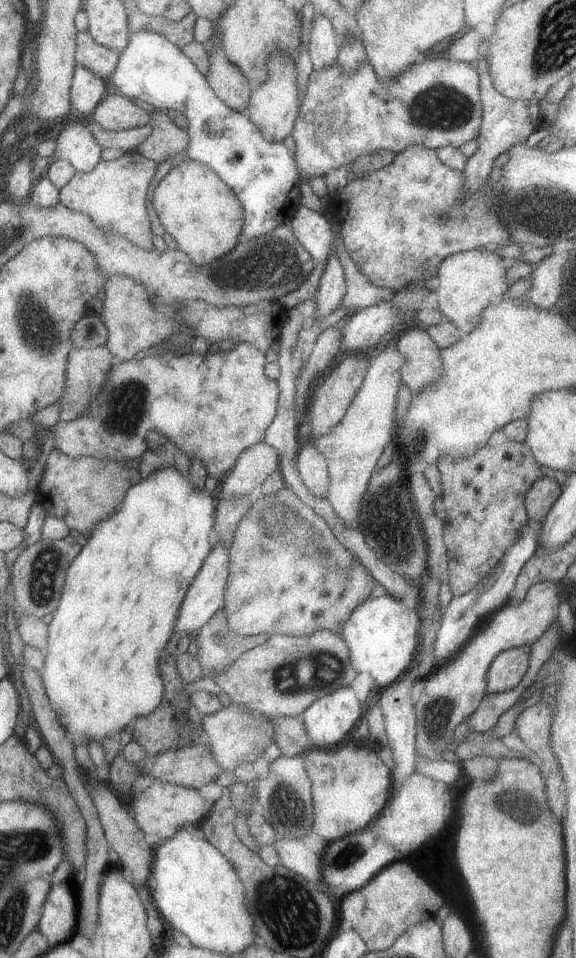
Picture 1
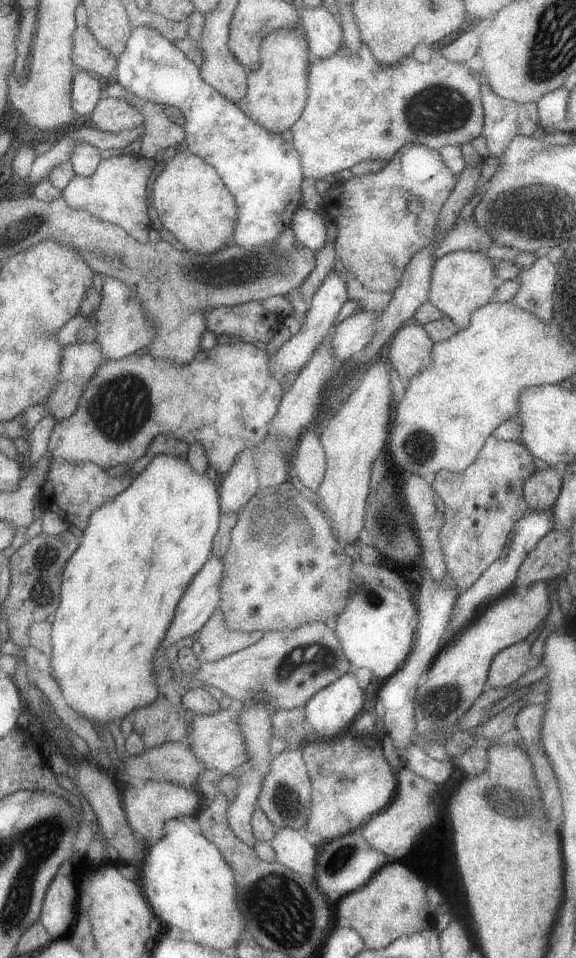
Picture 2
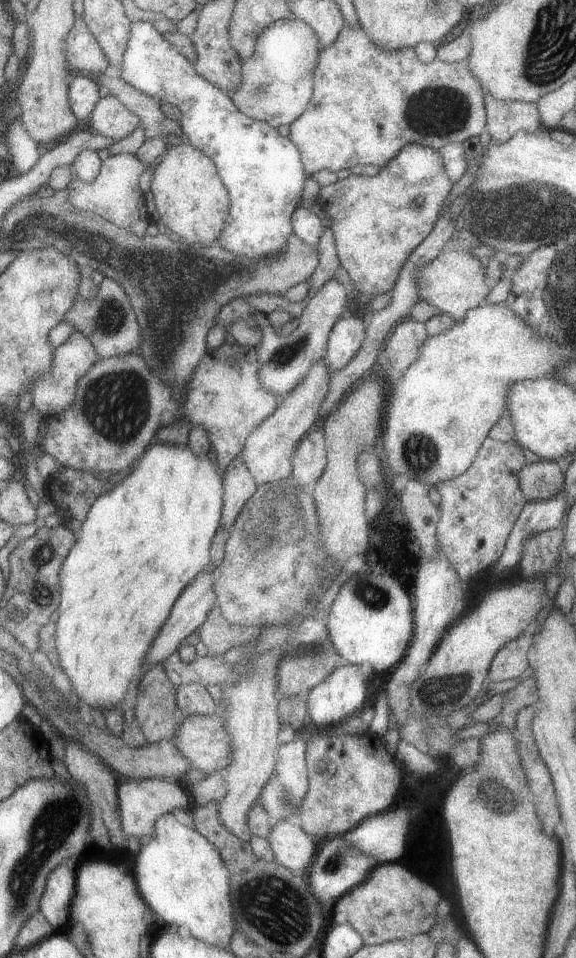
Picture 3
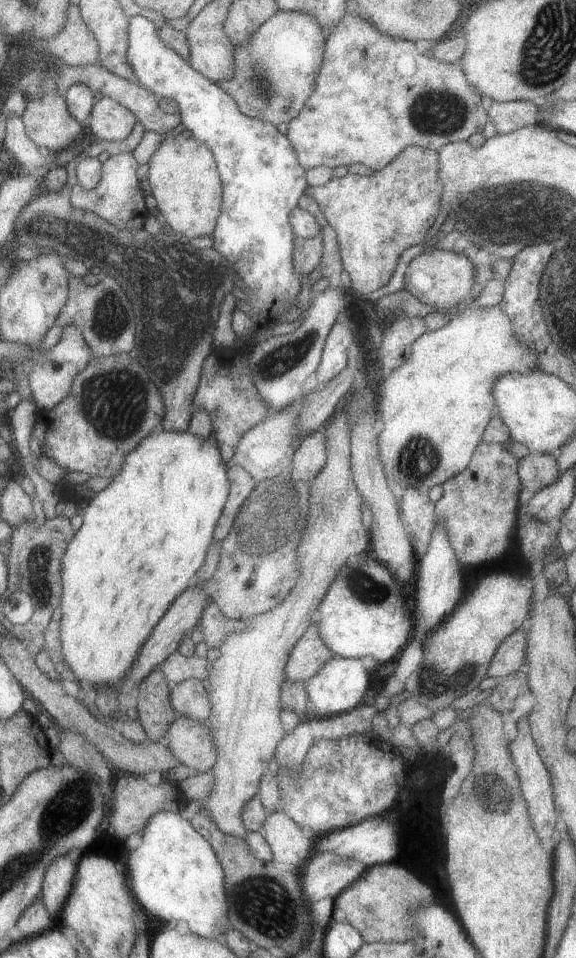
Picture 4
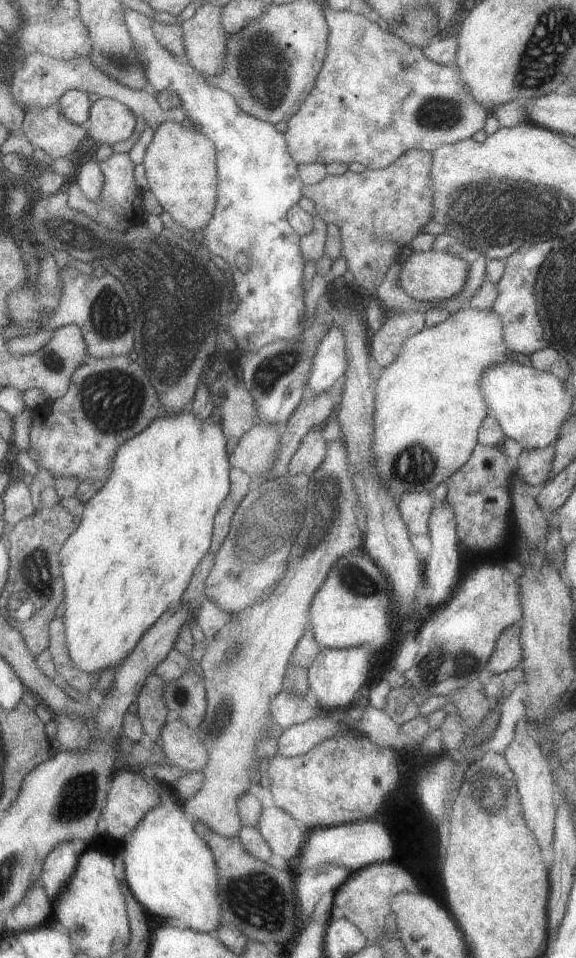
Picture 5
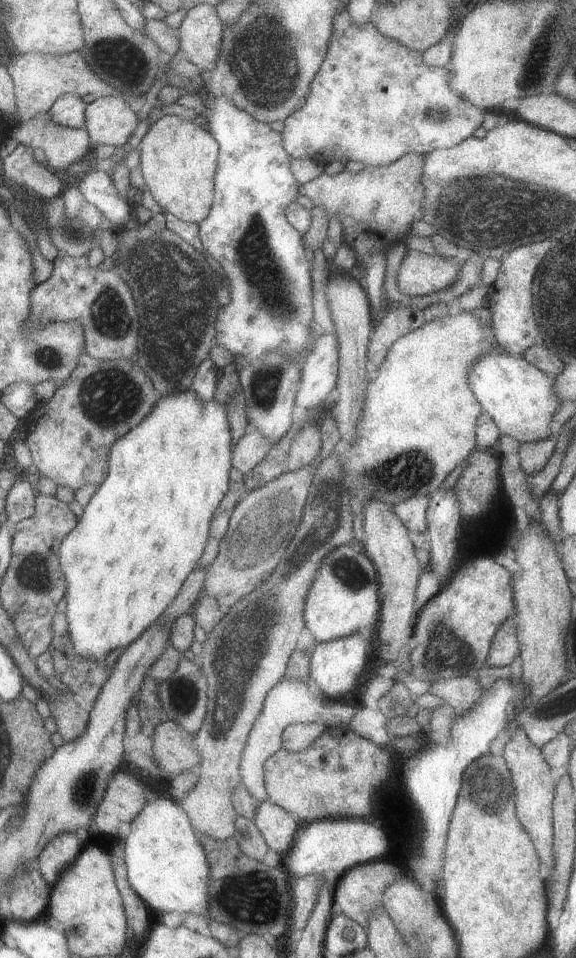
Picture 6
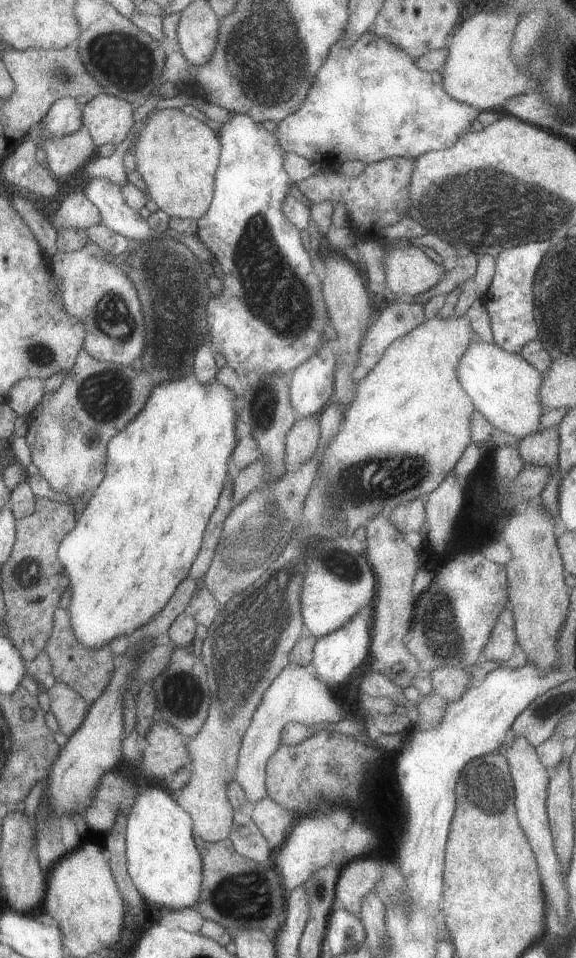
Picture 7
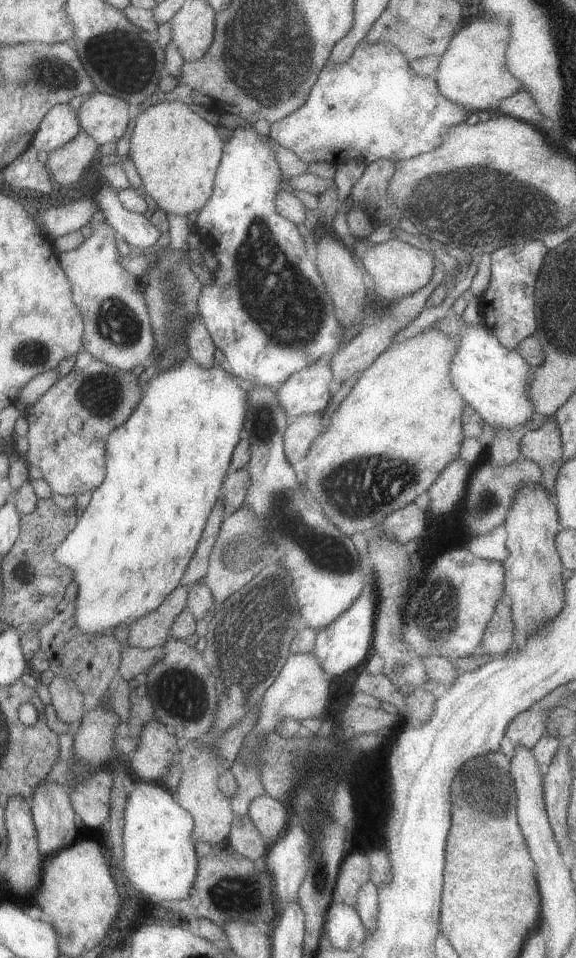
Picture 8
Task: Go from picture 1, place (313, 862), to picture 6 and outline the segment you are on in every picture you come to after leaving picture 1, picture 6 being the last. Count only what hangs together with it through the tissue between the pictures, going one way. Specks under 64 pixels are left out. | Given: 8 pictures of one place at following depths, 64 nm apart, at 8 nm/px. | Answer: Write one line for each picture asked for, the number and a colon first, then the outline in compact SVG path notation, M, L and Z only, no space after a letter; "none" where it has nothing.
2: M279 828L275 830L275 836L271 840L271 848L277 856L277 862L281 862L285 868L301 874L301 876L313 876L317 866L317 852L315 846L311 846L301 830L295 828Z
3: M279 820L265 838L275 854L275 862L295 874L307 874L315 852L313 836L291 820Z
4: M267 812L263 822L263 838L273 850L273 860L295 866L295 872L303 868L307 856L311 854L311 846L315 840L315 832L309 828L301 828L295 824L285 812Z
5: M265 806L259 814L257 830L269 844L271 852L285 858L285 862L291 864L299 854L303 840L307 838L309 826L305 826L303 822L299 822L281 808Z
6: M271 800L259 802L253 822L257 830L263 834L267 846L279 856L283 856L289 850L297 828L303 824L295 814L287 812L279 804L273 804Z

